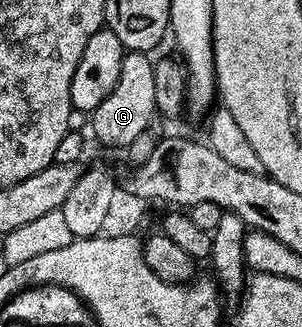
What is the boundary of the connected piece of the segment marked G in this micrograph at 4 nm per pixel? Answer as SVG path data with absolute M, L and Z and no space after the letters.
M126 52L119 67L119 83L115 83L111 95L99 103L91 114L93 133L101 145L109 149L128 150L129 144L139 135L150 132L153 117L158 116L155 103L155 67L154 58L149 53Z

